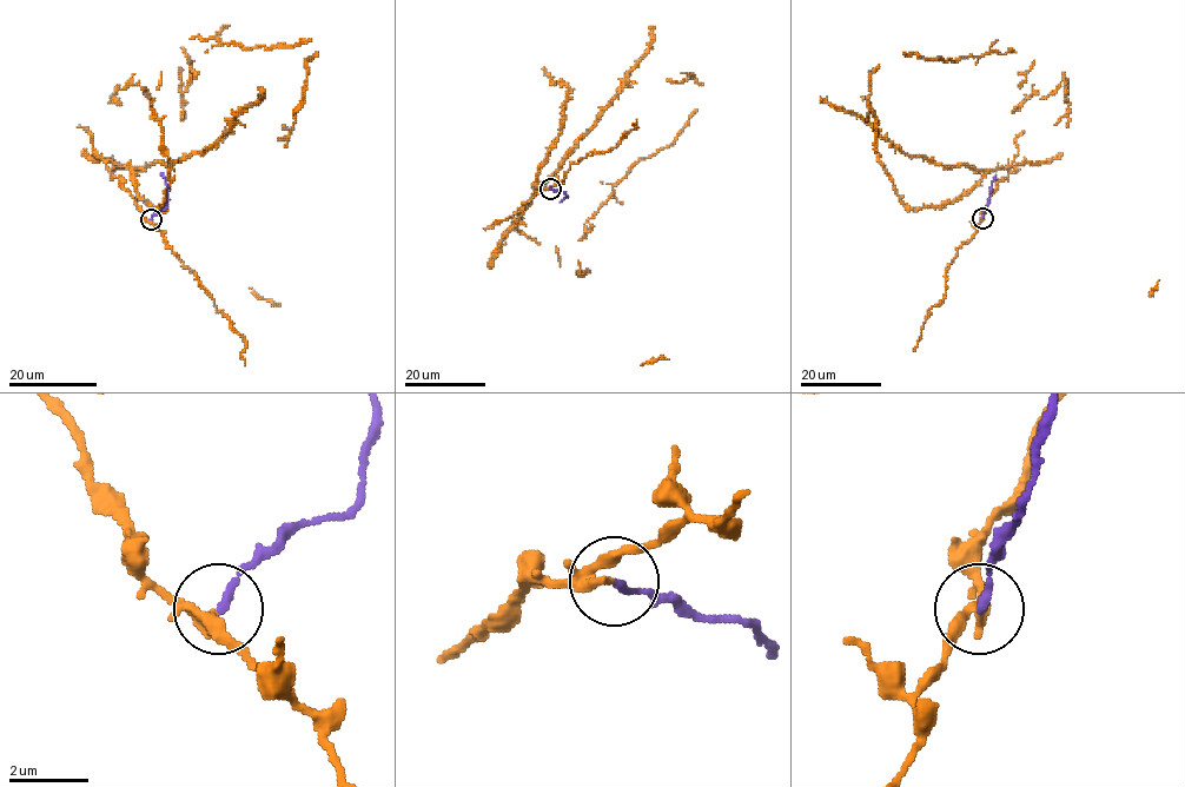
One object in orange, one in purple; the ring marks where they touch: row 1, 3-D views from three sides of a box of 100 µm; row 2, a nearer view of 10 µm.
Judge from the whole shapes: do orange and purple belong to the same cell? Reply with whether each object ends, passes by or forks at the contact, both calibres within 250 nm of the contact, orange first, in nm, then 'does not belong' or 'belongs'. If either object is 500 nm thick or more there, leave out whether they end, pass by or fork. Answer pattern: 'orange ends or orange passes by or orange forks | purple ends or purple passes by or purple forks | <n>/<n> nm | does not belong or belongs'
orange forks | purple ends | 170/200 nm | does not belong

